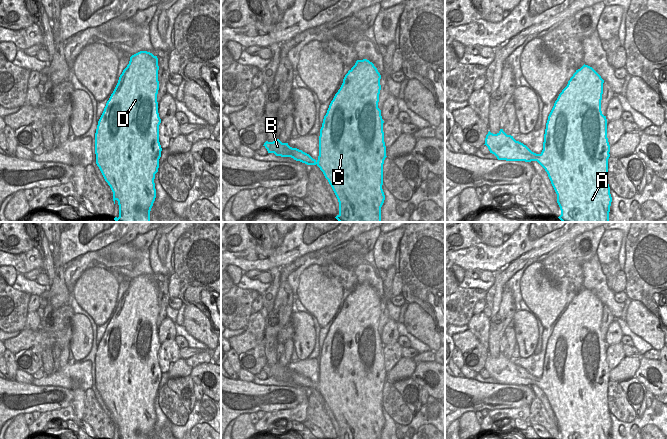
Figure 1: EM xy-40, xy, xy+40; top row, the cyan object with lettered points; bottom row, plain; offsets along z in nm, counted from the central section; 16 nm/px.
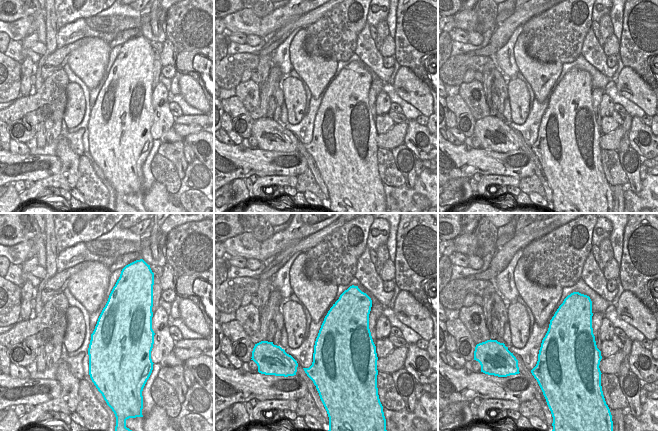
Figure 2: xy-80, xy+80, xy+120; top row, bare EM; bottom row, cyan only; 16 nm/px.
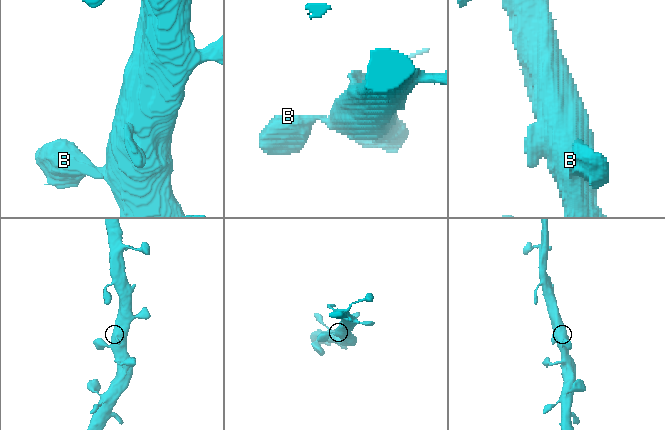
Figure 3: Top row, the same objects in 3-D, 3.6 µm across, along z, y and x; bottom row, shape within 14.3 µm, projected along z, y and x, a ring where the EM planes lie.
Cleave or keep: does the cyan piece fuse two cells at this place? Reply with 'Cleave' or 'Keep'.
Keep.

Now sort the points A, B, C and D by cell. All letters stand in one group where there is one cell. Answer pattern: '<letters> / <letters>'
A B C D

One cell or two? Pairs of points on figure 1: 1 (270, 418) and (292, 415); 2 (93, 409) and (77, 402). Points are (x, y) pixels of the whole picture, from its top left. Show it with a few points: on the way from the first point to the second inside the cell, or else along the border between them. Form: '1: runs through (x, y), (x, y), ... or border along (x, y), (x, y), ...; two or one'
1: runs through (275, 416), (287, 415); one
2: border along (85, 391), (85, 406), (82, 419); two

